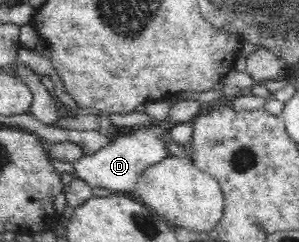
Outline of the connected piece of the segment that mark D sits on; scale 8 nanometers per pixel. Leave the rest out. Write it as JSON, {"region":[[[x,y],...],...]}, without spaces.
{"region":[[[156,124],[148,127],[139,126],[139,129],[132,134],[114,137],[107,146],[99,148],[97,152],[90,155],[83,154],[81,158],[73,162],[74,170],[93,189],[104,188],[113,190],[114,193],[132,195],[141,174],[149,166],[169,157],[167,143],[165,143],[165,138],[168,135],[169,131],[163,130],[161,126],[156,126]]]}

